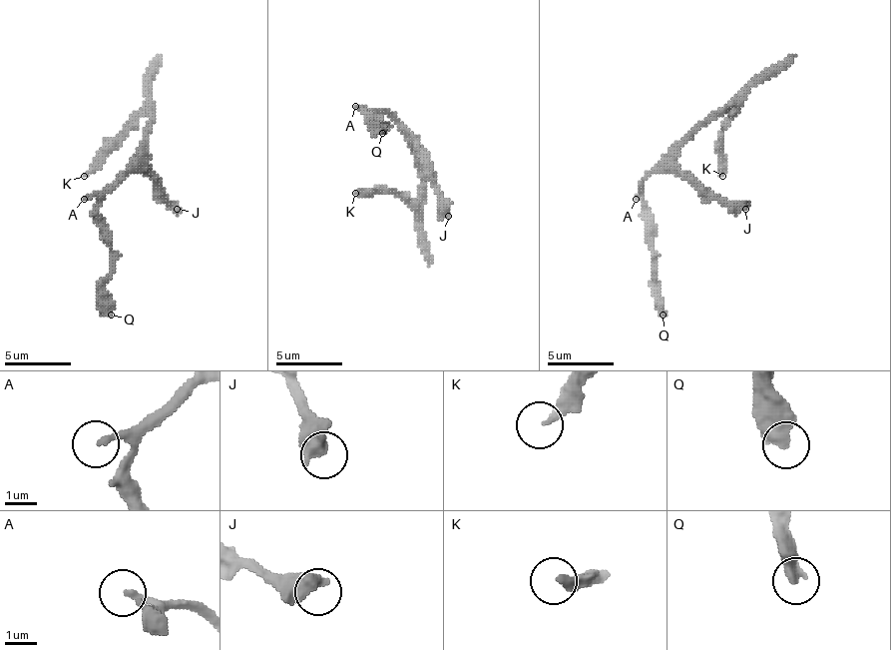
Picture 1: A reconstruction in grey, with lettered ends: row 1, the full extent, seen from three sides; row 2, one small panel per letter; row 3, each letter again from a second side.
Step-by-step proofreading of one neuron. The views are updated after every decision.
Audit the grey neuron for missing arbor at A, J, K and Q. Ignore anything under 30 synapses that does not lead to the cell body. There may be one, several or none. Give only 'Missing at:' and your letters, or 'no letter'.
Missing at: K

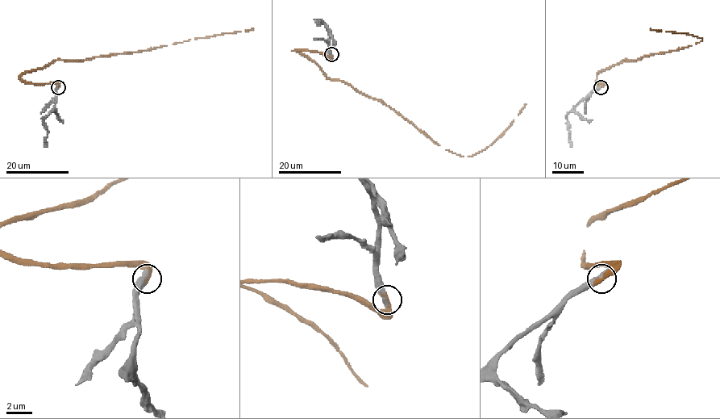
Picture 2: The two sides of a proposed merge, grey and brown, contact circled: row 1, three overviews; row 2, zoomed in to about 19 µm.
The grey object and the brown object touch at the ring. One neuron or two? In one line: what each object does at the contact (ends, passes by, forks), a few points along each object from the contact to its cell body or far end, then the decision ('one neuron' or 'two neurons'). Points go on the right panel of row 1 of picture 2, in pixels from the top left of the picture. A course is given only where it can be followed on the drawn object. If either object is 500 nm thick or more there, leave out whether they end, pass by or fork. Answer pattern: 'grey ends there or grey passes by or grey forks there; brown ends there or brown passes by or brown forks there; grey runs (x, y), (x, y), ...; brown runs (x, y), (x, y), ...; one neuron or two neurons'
grey ends there; brown ends there; grey runs (601, 87), (594, 90), (567, 115), (571, 146); brown runs (601, 87), (602, 84), (597, 83), (598, 73), (625, 60), (637, 60), (701, 40), (692, 35), (650, 29); one neuron

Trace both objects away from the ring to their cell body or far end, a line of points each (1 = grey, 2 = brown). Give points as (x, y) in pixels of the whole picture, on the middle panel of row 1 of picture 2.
1: (331, 54), (328, 28), (320, 20), (316, 21), (319, 25)
2: (331, 54), (293, 50), (330, 78), (381, 101), (461, 156), (490, 145), (526, 104)

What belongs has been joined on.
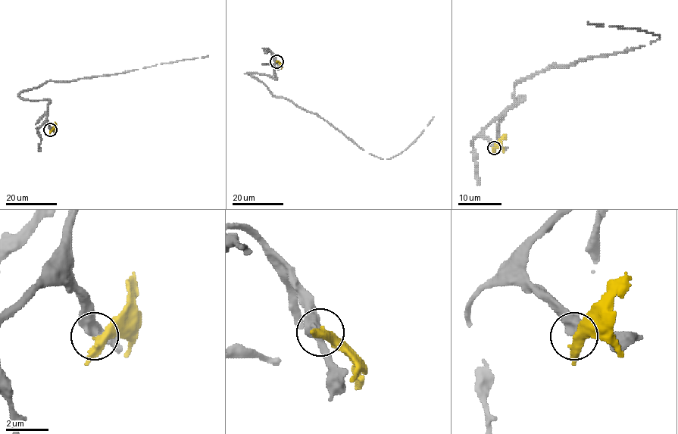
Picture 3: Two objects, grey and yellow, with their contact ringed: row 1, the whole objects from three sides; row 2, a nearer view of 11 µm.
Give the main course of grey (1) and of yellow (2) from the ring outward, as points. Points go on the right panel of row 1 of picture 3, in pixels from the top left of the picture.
1: (494, 147), (483, 131), (523, 99), (513, 97), (520, 79), (553, 64), (622, 53), (660, 36), (587, 23)
2: (494, 147), (504, 134)

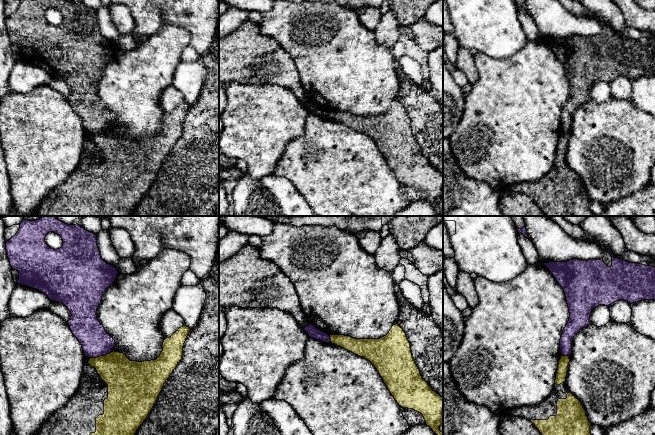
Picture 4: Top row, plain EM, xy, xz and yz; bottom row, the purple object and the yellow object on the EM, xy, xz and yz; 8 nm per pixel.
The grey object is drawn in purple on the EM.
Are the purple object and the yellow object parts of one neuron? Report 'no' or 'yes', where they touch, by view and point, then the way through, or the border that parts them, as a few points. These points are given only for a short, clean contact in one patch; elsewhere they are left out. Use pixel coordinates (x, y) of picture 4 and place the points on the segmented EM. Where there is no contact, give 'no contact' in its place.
no | xy (99, 356) | along xy (109, 352), (105, 355), (90, 358)

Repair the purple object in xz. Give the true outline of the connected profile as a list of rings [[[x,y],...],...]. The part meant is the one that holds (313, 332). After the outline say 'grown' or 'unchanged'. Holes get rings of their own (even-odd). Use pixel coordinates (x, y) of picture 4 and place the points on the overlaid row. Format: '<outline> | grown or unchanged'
[[[307,325],[304,330],[308,333],[309,337],[320,340],[322,342],[331,343],[330,336],[321,330],[317,329],[314,325]]] | unchanged

